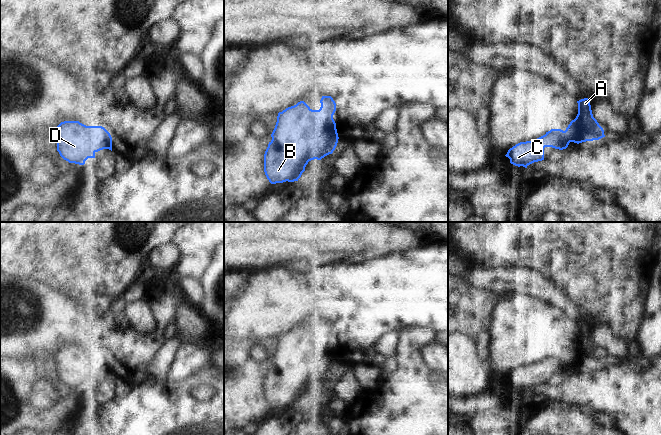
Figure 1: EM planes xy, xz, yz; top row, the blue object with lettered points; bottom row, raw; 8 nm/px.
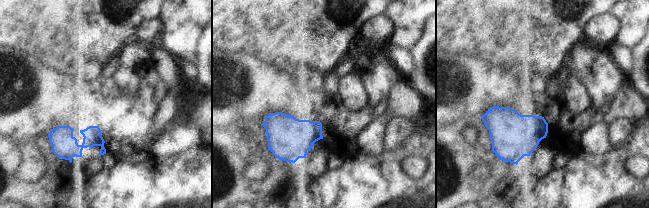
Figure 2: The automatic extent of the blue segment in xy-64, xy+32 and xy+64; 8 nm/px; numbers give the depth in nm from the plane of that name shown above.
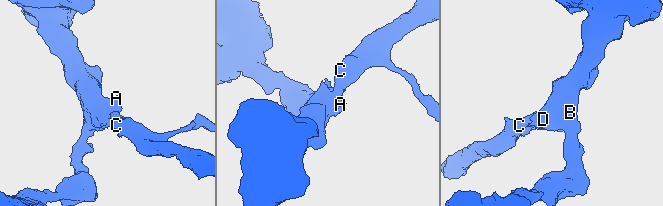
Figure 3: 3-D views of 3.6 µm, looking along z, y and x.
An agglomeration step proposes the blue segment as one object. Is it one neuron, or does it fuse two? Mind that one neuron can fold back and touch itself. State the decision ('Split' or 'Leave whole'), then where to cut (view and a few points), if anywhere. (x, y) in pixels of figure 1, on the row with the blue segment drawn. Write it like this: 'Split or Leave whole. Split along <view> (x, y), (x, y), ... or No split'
Leave whole. No split

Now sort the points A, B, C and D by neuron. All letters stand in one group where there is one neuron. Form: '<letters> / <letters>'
A B C D

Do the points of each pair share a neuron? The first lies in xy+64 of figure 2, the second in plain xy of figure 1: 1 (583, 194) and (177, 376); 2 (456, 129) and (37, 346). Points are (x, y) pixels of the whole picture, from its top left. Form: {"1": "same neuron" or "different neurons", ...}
{"1": "different neurons", "2": "different neurons"}

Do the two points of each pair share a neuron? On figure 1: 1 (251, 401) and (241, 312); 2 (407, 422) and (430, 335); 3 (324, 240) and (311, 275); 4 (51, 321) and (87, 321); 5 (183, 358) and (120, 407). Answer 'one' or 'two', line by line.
1: two
2: one
3: two
4: one
5: two

